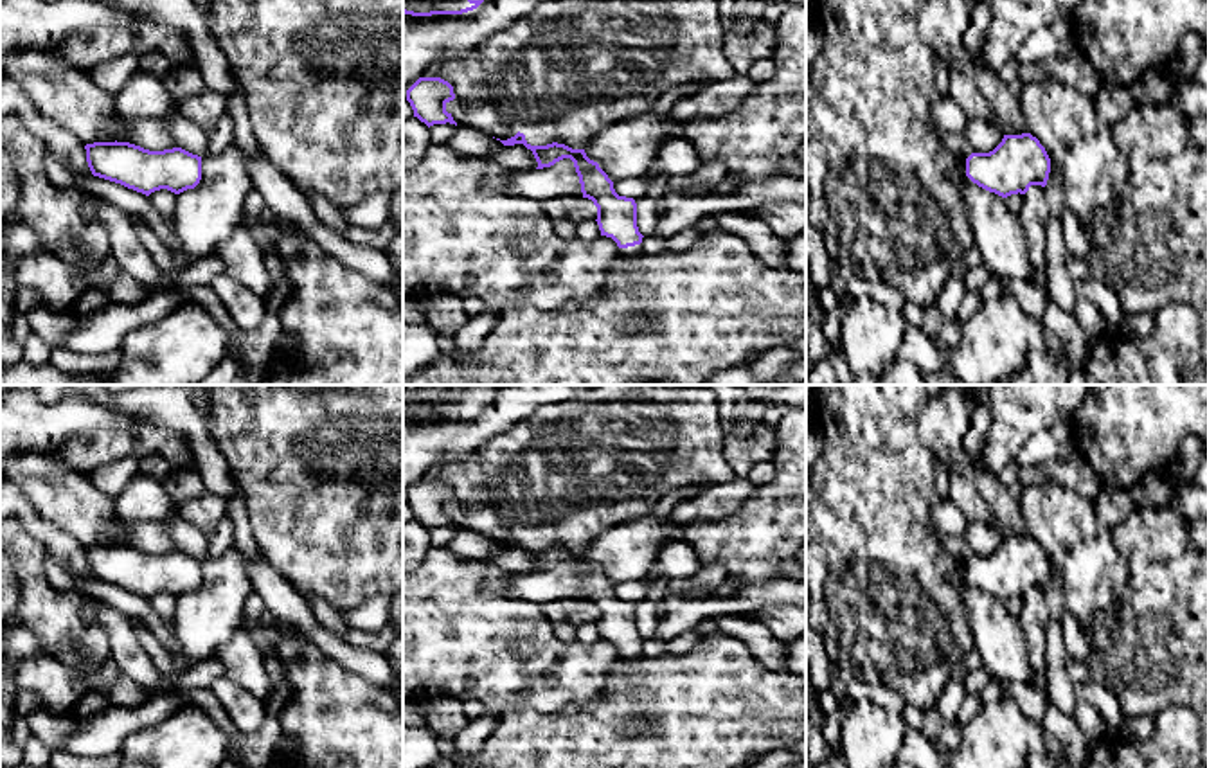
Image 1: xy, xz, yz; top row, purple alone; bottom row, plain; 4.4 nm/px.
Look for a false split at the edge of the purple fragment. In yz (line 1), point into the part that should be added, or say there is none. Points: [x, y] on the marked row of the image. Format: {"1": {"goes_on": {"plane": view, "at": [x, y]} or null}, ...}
{"1": {"goes_on": null}}

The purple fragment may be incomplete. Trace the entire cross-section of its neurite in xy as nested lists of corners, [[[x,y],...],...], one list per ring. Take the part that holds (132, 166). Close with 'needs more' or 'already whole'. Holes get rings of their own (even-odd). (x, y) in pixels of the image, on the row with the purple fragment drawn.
[[[115,140],[86,144],[85,149],[94,176],[146,196],[160,189],[180,194],[194,189],[201,180],[201,156],[182,147],[149,151]]]; already whole

